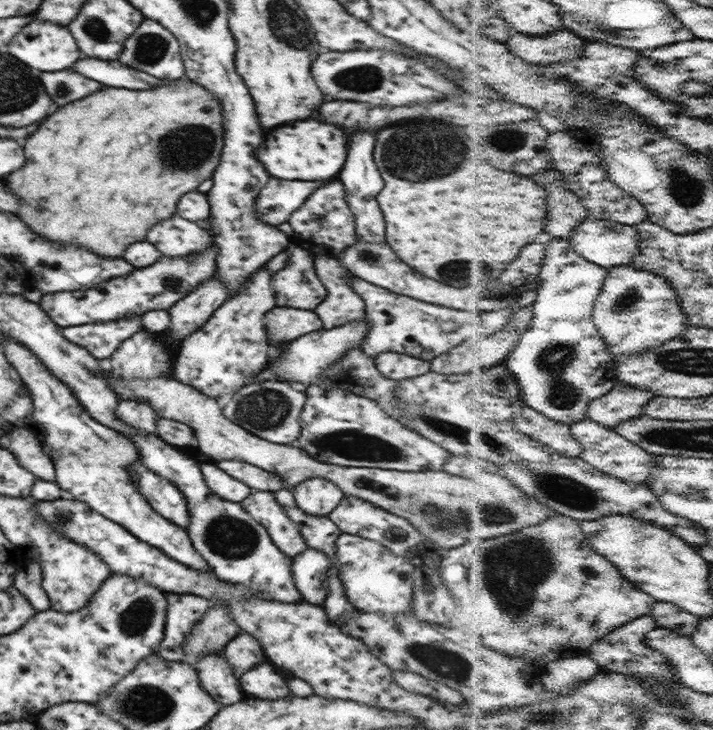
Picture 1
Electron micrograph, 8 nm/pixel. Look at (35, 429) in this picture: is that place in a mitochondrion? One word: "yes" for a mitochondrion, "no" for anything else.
no

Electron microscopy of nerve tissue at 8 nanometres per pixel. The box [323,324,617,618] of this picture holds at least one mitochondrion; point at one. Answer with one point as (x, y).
(563, 489)

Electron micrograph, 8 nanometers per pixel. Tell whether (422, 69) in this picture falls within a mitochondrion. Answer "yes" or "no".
no

